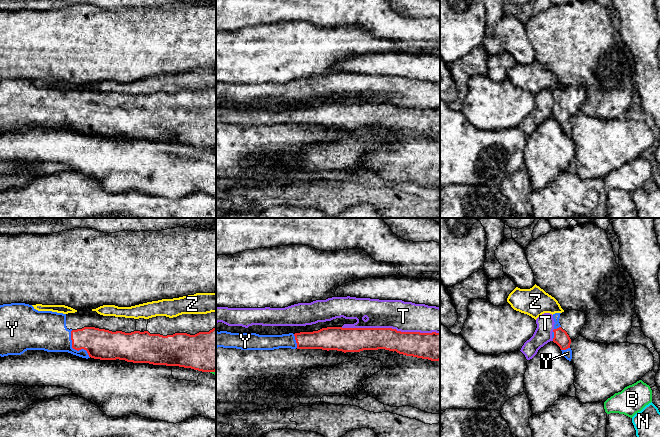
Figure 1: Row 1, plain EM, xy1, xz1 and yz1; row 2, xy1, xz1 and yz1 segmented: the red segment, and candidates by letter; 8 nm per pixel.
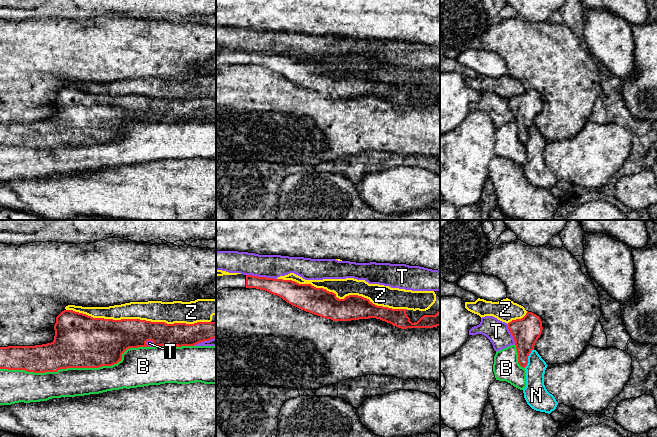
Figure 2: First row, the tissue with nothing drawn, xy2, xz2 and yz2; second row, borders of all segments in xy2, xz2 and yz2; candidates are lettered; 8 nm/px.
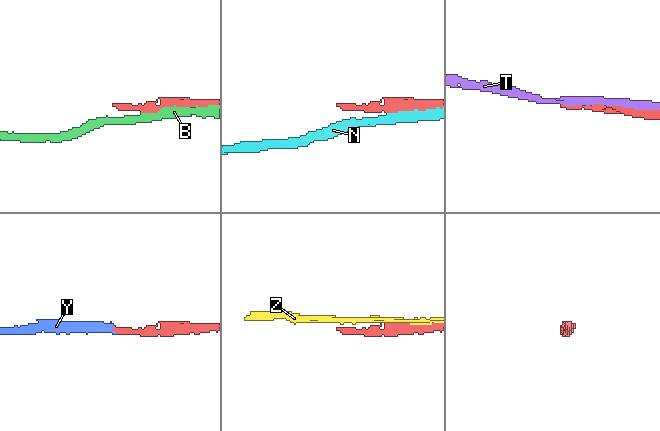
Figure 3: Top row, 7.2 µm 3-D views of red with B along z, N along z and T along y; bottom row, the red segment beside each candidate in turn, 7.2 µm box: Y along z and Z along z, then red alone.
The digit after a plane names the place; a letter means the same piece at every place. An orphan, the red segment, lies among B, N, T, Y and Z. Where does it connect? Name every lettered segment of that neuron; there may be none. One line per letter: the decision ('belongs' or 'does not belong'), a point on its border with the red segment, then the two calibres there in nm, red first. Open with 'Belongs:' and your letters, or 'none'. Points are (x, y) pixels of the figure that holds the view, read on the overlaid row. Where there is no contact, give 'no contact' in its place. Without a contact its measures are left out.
Belongs: Y
B: does not belong | xy2 (76, 367) | 420/240 nm
N: does not belong | yz2 (527, 358) | 220/160 nm
T: does not belong | xz1 (390, 328) | 200/240 nm
Y: belongs | xy1 (74, 348) | 240/300 nm
Z: does not belong | xy2 (138, 319) | 280/180 nm

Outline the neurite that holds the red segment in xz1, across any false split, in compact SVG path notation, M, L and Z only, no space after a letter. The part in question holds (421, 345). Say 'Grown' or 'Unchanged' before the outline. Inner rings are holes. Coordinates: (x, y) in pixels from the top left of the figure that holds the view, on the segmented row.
Grown. M327 327L282 335L216 331L216 348L241 350L322 349L346 352L385 349L431 361L440 360L440 333L401 332L392 328Z

